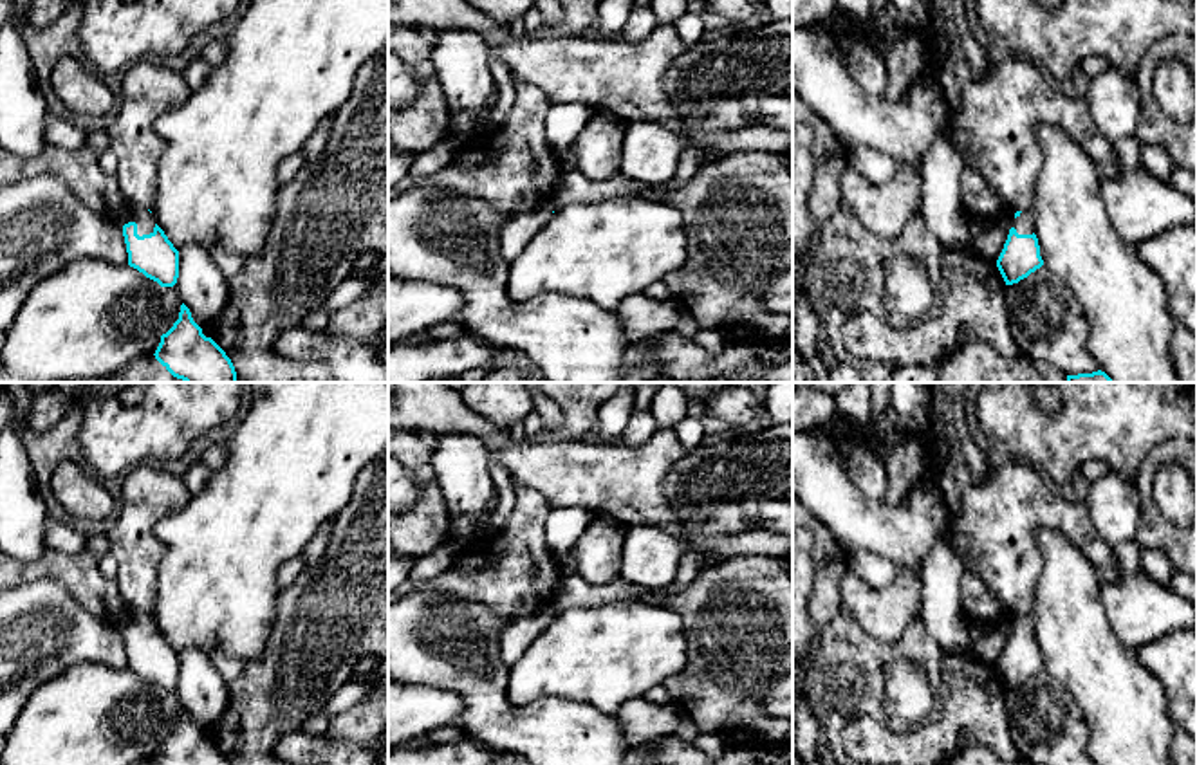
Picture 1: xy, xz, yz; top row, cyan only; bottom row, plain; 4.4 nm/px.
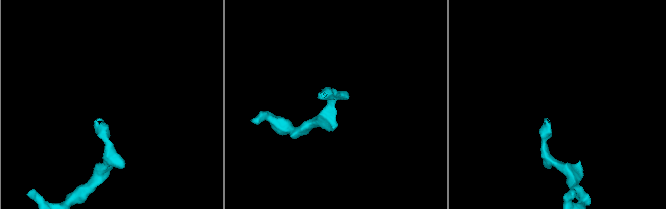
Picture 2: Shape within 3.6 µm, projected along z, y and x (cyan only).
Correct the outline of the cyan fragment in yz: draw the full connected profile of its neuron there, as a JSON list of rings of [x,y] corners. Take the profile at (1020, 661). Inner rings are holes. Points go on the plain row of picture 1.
[[[1031,613],[1016,615],[1015,628],[1009,633],[1004,653],[997,664],[997,671],[1006,689],[1013,689],[1027,682],[1042,669],[1044,664],[1040,660],[1038,642],[1035,639],[1033,617]]]

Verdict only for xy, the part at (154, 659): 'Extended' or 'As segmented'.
Extended

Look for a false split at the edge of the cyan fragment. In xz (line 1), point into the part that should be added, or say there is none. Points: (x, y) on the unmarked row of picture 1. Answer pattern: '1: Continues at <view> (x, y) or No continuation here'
1: No continuation here

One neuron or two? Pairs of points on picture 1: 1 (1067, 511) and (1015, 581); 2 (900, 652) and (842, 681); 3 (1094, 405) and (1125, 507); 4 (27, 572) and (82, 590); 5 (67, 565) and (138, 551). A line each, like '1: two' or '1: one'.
1: one
2: one
3: two
4: one
5: two

